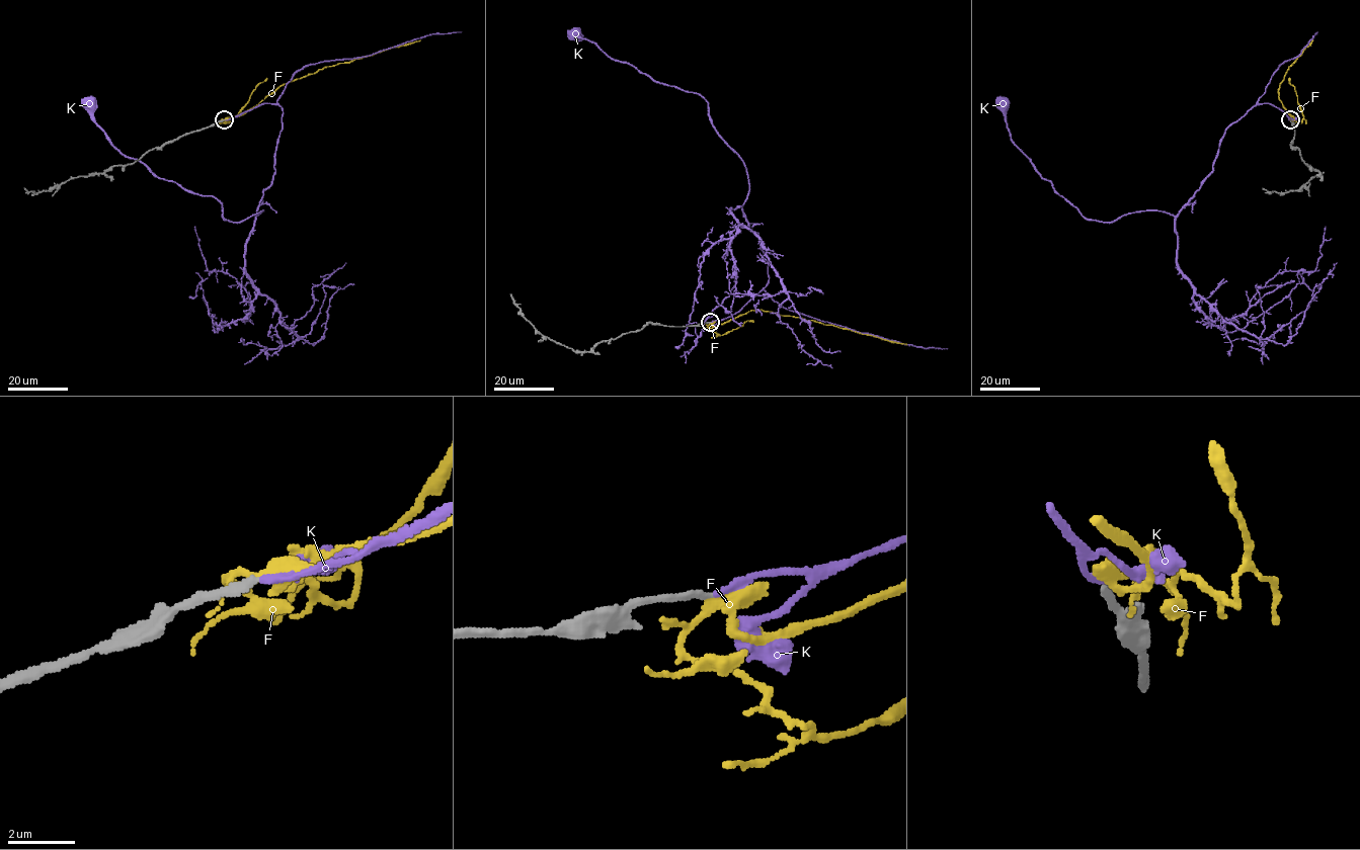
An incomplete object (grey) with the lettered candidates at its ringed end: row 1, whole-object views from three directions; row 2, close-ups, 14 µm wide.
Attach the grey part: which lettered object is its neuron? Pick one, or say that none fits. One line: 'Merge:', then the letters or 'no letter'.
Merge: K

